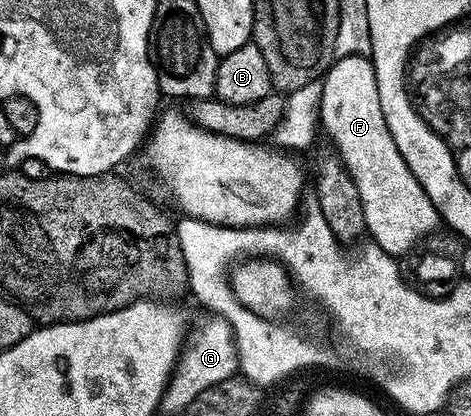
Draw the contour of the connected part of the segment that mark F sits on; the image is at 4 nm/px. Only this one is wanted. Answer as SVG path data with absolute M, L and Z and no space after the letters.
M367 56L341 57L333 60L332 66L328 68L322 80L324 90L320 103L319 124L323 132L328 132L329 139L336 144L335 152L357 184L365 211L367 236L387 253L407 255L413 252L425 237L433 236L439 230L436 228L441 228L440 212L434 207L434 203L430 203L430 195L422 191L422 183L414 179L410 167L406 167L394 143L394 135L390 135L390 127L386 127L386 119L382 115L382 103L378 99L376 68Z

